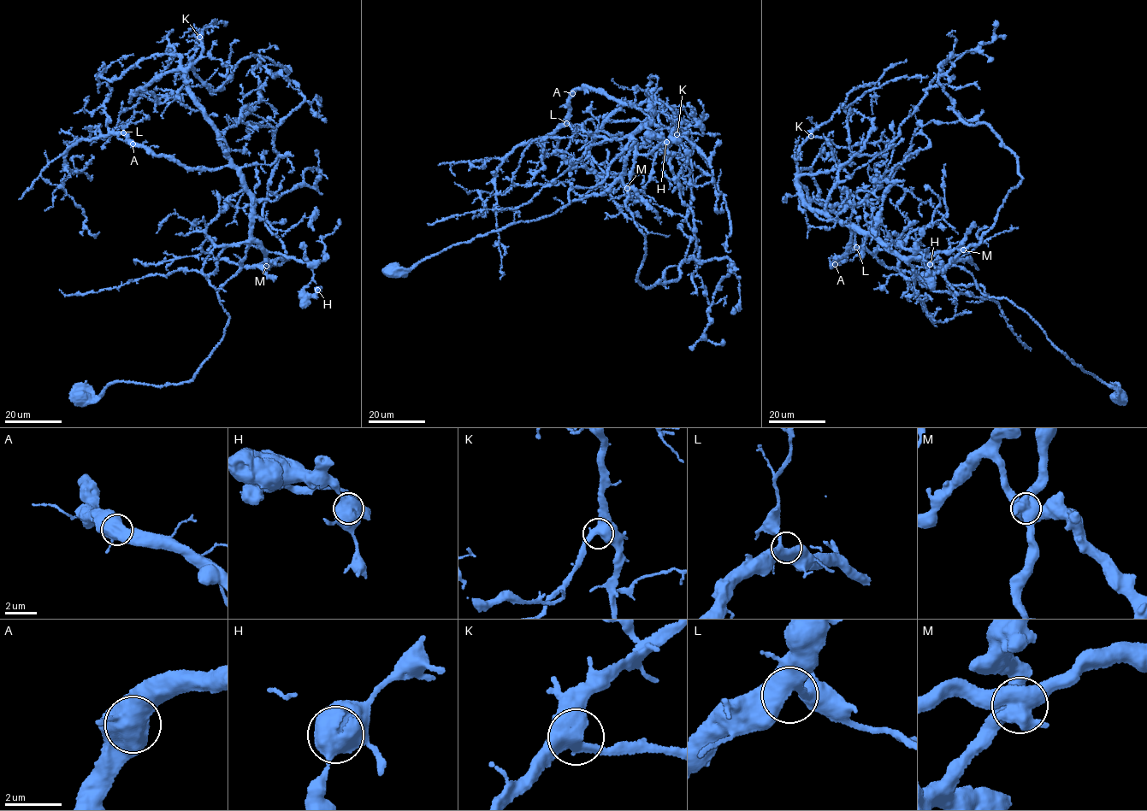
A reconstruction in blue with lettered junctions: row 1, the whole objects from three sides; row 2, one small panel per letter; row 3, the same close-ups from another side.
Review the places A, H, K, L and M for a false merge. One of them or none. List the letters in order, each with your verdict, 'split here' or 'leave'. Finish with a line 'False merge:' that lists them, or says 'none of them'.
A: leave
H: leave
K: leave
L: leave
M: split here
False merge: M

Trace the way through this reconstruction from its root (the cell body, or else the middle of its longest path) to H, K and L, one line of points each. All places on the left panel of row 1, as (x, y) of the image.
H: (80, 396), (117, 382), (194, 379), (228, 320), (218, 291), (251, 240), (307, 263), (304, 292), (317, 290)
K: (80, 396), (192, 380), (223, 334), (217, 293), (245, 255), (251, 203), (188, 84), (199, 37)
L: (80, 396), (117, 382), (194, 379), (228, 320), (218, 291), (251, 238), (236, 168), (185, 167), (123, 132)

